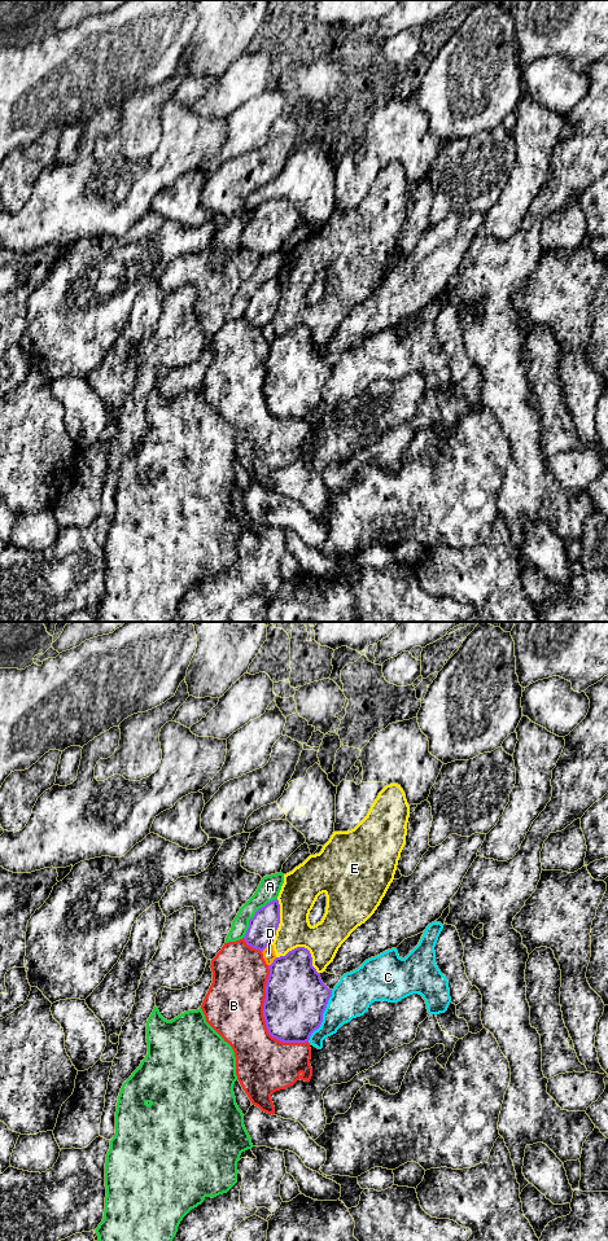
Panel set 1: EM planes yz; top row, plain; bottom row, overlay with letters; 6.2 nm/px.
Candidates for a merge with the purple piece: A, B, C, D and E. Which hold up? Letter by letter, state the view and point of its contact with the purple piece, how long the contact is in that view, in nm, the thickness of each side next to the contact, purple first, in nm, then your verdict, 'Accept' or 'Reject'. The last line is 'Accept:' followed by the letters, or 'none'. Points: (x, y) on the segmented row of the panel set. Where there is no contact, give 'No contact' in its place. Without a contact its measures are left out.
A: Touches purple at yz (254, 915). Shared border 320 nm. Thickness 180 nm (purple) against 140 nm. Reject
B: Touches purple at yz (265, 1018). Shared border 550 nm. Thickness 380 nm (purple) against 360 nm. Reject
C: Touches purple at yz (322, 1016). Shared border 360 nm. Thickness 380 nm (purple) against 240 nm. Reject
D: Touches purple at yz (266, 946). Shared border 90 nm. Thickness 180 nm (purple) against 80 nm. Reject
E: Touches purple at yz (304, 947). Shared border 300 nm. Thickness 340 nm (purple) against 220 nm. Reject
Accept: none

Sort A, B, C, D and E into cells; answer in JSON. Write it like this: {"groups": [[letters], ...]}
{"groups": [["A"], ["B"], ["C"], ["D"], ["E"]]}

